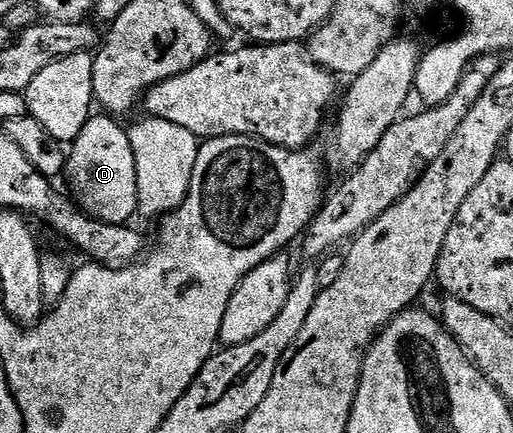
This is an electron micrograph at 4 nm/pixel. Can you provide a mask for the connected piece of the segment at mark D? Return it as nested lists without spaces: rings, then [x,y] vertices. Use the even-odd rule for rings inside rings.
[[[96,114],[88,119],[87,124],[85,124],[82,128],[82,132],[79,133],[77,138],[71,146],[69,147],[66,159],[65,159],[65,173],[64,173],[64,181],[66,180],[66,184],[68,187],[67,191],[71,196],[73,202],[79,206],[79,208],[84,211],[85,214],[91,216],[92,219],[96,219],[102,223],[112,223],[112,224],[120,224],[127,225],[132,219],[130,219],[133,215],[136,216],[138,212],[137,208],[137,169],[134,167],[134,154],[133,148],[130,146],[129,136],[127,134],[127,129],[122,125],[119,126],[117,119],[112,117],[111,115],[105,114]]]

